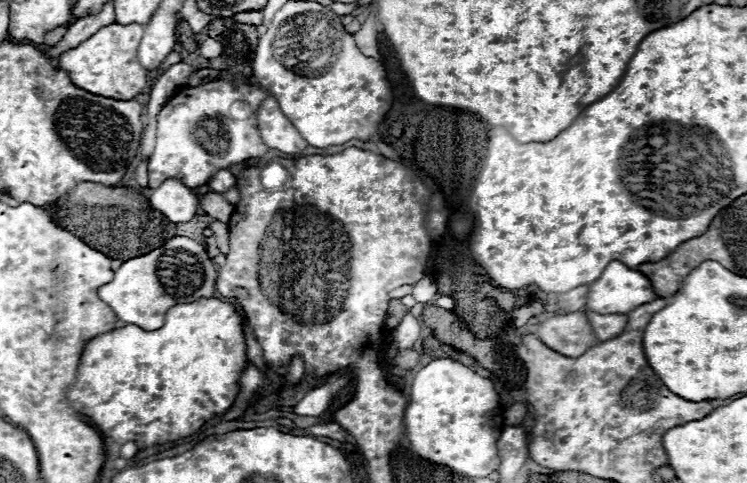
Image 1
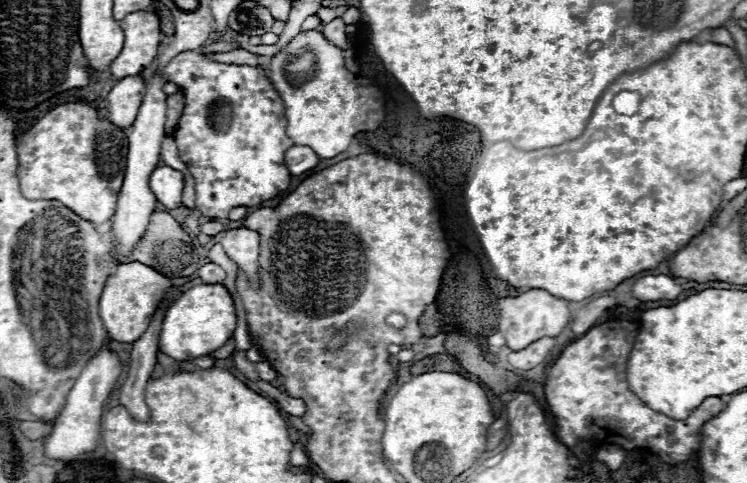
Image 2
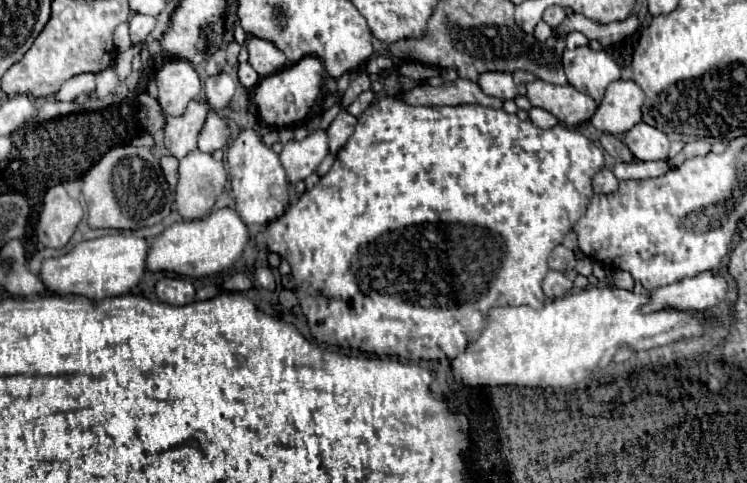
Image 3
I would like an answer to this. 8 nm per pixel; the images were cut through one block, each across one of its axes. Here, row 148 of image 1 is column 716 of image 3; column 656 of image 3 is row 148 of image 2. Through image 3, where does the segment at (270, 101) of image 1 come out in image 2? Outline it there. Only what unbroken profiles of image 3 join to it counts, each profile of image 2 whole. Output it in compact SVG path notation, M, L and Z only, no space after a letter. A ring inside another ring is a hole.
M290 146L290 150L286 150L284 162L292 176L300 176L302 172L312 170L320 162L320 158L308 146Z

